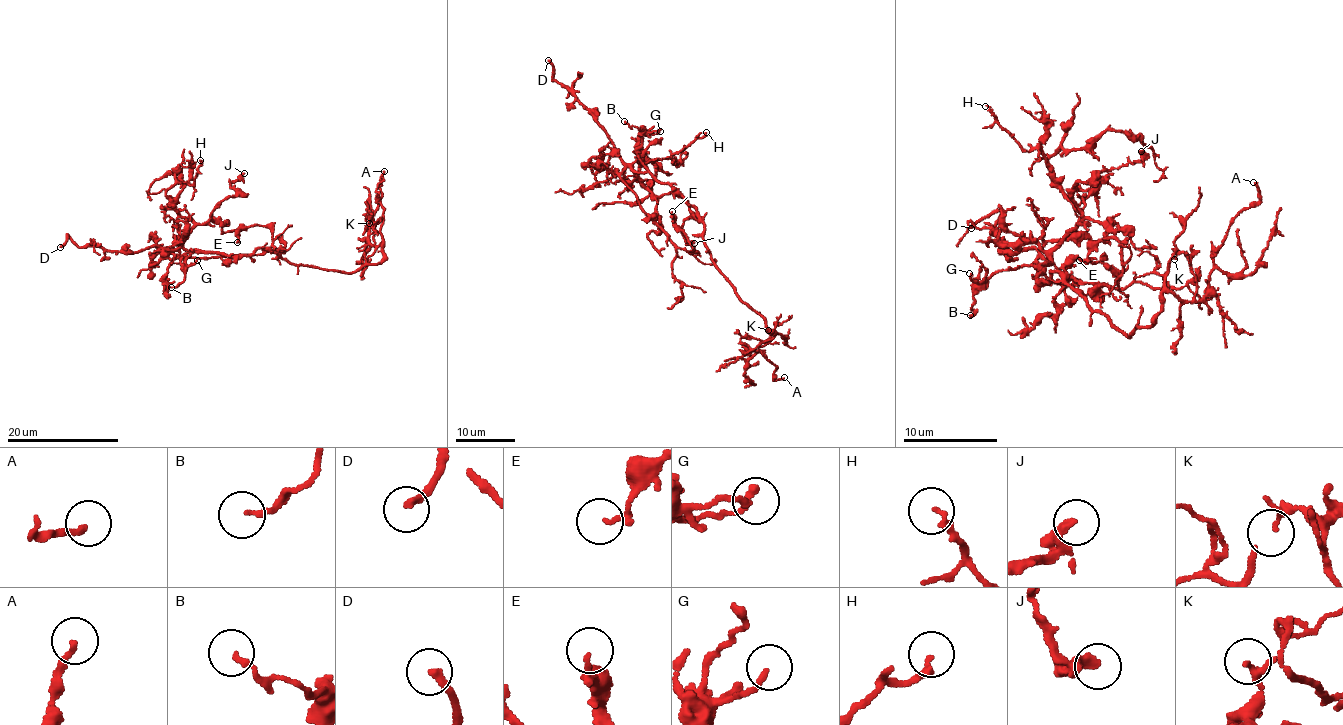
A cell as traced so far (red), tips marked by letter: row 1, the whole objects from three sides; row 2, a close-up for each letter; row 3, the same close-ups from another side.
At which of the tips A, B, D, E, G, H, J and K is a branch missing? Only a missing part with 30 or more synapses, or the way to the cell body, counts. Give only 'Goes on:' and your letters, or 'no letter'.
Goes on: D

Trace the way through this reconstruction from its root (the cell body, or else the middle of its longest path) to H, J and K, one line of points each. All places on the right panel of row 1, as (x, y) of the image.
H: (1055, 272), (1037, 278), (1078, 212), (1041, 151), (1020, 147), (985, 106)
J: (1055, 272), (1037, 278), (1082, 218), (1071, 194), (1078, 181), (1140, 161), (1141, 151)
K: (1055, 272), (1130, 337), (1135, 327), (1152, 325), (1165, 292), (1193, 298), (1191, 262), (1182, 253), (1174, 259)

